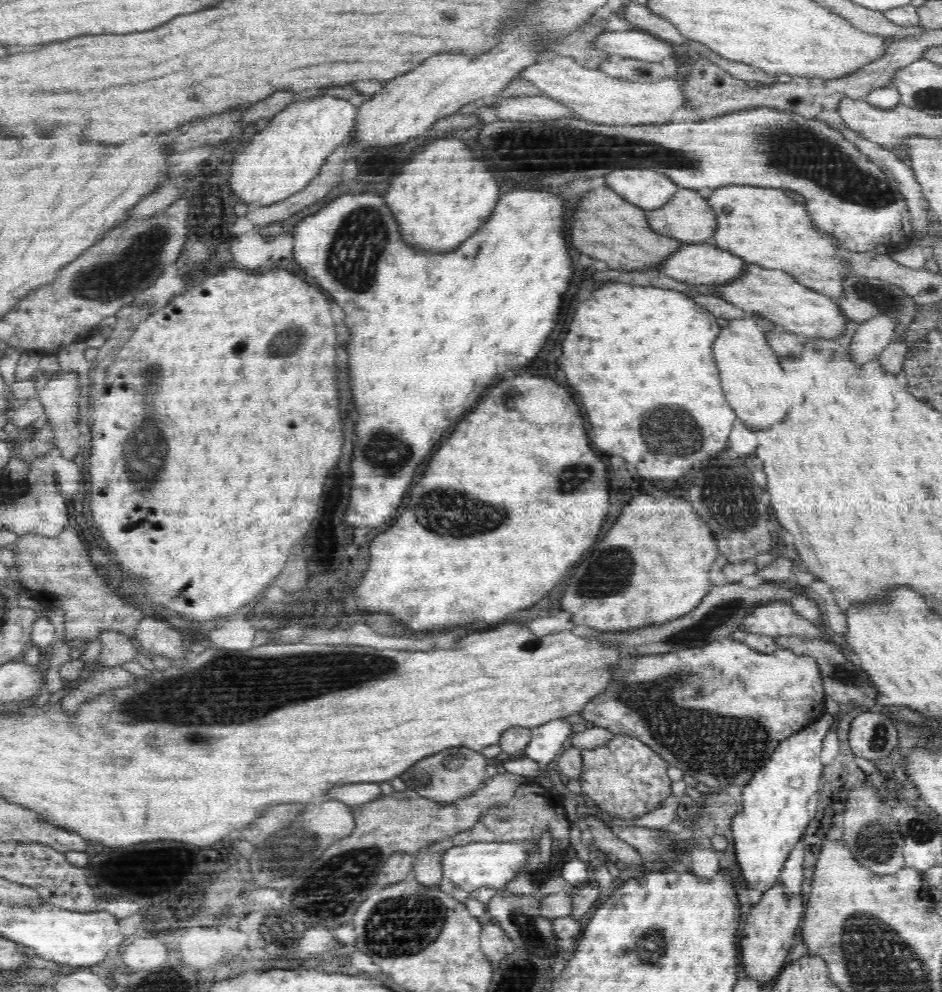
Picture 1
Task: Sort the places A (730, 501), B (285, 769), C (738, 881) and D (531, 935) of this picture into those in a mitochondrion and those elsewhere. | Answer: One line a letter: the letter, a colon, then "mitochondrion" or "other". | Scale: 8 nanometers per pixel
A: mitochondrion
B: other
C: other
D: mitochondrion

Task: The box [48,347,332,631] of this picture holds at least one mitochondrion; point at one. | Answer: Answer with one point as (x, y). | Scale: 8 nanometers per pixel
(145, 465)

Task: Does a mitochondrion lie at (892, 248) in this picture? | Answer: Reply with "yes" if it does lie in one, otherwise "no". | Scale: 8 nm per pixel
no

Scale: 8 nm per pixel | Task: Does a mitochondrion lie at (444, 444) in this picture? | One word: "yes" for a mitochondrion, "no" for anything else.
no

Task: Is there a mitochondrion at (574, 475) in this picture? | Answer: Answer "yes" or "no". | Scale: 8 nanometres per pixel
yes

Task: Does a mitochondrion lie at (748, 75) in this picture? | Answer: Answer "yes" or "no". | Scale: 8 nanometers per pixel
no

